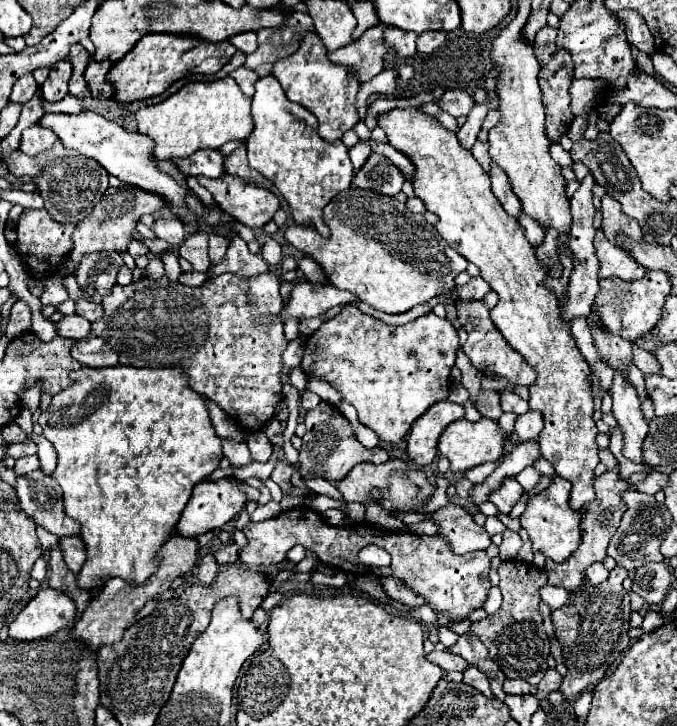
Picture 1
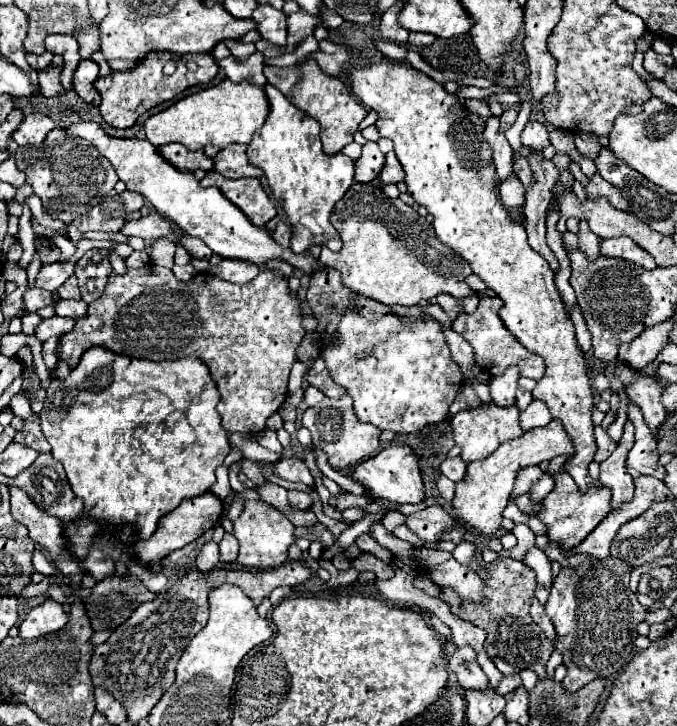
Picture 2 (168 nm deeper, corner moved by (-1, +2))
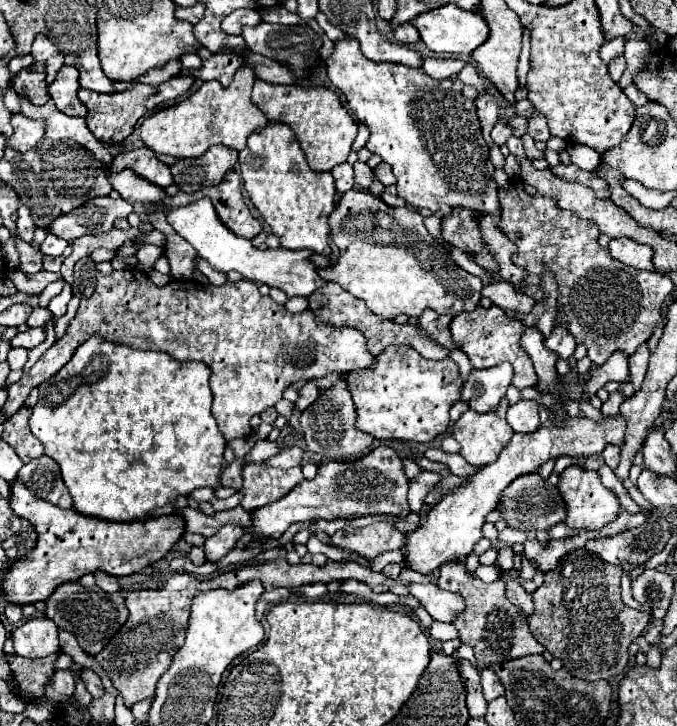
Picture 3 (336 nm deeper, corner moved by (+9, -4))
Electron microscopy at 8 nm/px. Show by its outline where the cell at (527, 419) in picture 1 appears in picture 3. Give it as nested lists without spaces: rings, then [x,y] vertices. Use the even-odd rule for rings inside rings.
[[[520,400],[506,412],[508,424],[514,428],[514,432],[536,432],[538,430],[538,404],[532,400]]]

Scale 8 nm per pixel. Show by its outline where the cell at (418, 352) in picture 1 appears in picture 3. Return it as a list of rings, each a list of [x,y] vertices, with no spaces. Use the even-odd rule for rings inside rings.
[[[398,346],[386,348],[374,368],[350,372],[346,378],[358,410],[358,428],[378,440],[430,442],[448,430],[448,410],[460,400],[462,376],[458,366],[446,360],[424,360],[418,352]]]

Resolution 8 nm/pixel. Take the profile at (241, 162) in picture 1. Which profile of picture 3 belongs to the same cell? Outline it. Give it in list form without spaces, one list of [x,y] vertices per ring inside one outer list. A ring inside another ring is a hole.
[[[222,144],[212,146],[198,158],[182,158],[170,166],[174,184],[182,192],[196,192],[200,186],[216,186],[238,162],[238,152]]]

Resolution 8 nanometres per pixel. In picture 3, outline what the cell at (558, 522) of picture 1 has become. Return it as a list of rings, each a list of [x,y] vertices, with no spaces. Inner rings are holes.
[[[576,464],[568,466],[562,474],[560,474],[560,484],[558,490],[562,492],[564,500],[566,500],[566,526],[570,528],[586,528],[586,530],[600,530],[606,524],[614,522],[620,514],[620,502],[618,496],[608,490],[602,482],[596,470],[586,470],[580,468]]]

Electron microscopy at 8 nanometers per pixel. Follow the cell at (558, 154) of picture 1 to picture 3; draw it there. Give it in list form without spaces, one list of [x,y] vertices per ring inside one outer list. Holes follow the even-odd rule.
[[[510,116],[510,118],[508,118],[508,124],[510,124],[510,128],[514,130],[514,136],[524,136],[524,134],[526,134],[526,124],[528,124],[528,120],[526,120],[524,116]]]

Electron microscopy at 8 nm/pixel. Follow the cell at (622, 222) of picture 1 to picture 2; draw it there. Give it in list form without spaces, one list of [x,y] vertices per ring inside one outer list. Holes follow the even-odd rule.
[[[596,174],[596,176],[588,182],[586,194],[588,194],[588,198],[592,198],[592,200],[606,198],[614,208],[624,210],[624,212],[630,212],[628,202],[626,202],[624,198],[620,198],[620,190],[616,190],[616,186],[612,186],[612,184],[606,182],[604,178],[600,178],[600,174]]]

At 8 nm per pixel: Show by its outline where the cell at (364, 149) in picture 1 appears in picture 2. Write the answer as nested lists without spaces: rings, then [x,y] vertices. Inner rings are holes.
[[[368,140],[362,146],[362,156],[356,160],[356,180],[364,184],[372,182],[378,176],[382,164],[384,164],[384,154],[380,152],[376,142]]]

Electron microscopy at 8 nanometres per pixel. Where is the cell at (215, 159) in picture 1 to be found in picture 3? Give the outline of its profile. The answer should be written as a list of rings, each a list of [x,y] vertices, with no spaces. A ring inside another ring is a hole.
[[[138,148],[138,150],[132,150],[132,152],[124,152],[124,154],[118,154],[112,164],[108,166],[110,172],[120,172],[124,168],[130,168],[136,176],[148,180],[150,184],[154,186],[160,186],[160,188],[166,188],[172,184],[172,174],[170,174],[170,168],[166,164],[162,164],[156,154],[150,150],[150,148]]]

